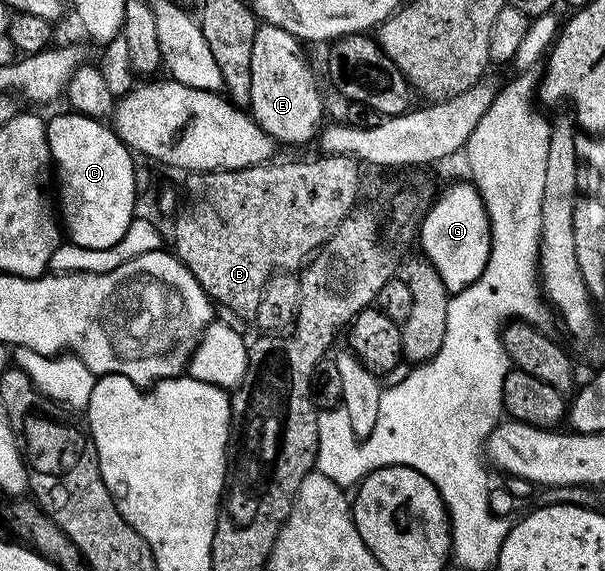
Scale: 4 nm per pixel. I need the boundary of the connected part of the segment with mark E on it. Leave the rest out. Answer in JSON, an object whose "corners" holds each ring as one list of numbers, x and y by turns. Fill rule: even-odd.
{"corners":[[264,22,256,26,253,37,253,57,249,61,251,76,249,77,249,114,265,133,274,137,276,144,283,143,307,143,318,136,324,126,323,119,323,95,319,92,319,87,315,84,315,75,311,72,311,67,307,64,307,59,303,56,303,48,298,39,295,39,283,28,277,25]]}

